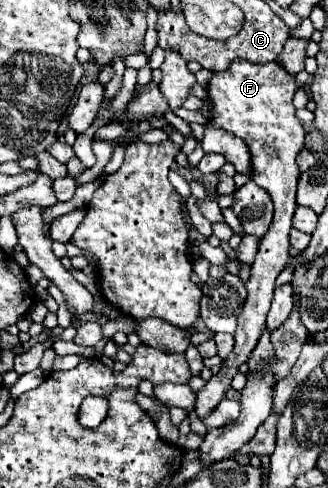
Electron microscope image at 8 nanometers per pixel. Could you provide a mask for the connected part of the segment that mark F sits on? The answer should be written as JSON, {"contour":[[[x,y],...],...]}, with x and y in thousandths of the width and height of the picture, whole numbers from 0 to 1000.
{"contour":[[[720,121],[695,145],[652,150],[634,170],[634,195],[652,227],[652,240],[640,252],[750,289],[768,314],[768,371],[823,395],[835,412],[835,453],[817,477],[793,494],[780,539],[768,543],[768,568],[750,580],[756,609],[726,654],[726,674],[713,682],[720,691],[713,719],[701,723],[701,732],[683,736],[677,760],[659,764],[598,814],[598,850],[610,859],[640,850],[659,838],[659,830],[689,814],[689,801],[701,797],[713,768],[683,768],[683,760],[701,756],[701,764],[713,764],[726,748],[756,740],[768,715],[780,711],[793,682],[811,666],[811,641],[823,633],[835,576],[848,559],[872,547],[884,527],[878,477],[890,469],[890,441],[902,432],[902,375],[915,359],[902,322],[927,301],[927,264],[921,264],[921,252],[902,244],[896,236],[902,223],[890,215],[890,195],[902,182],[909,182],[909,170],[896,154],[884,154],[841,125],[780,133],[780,129]]]}

